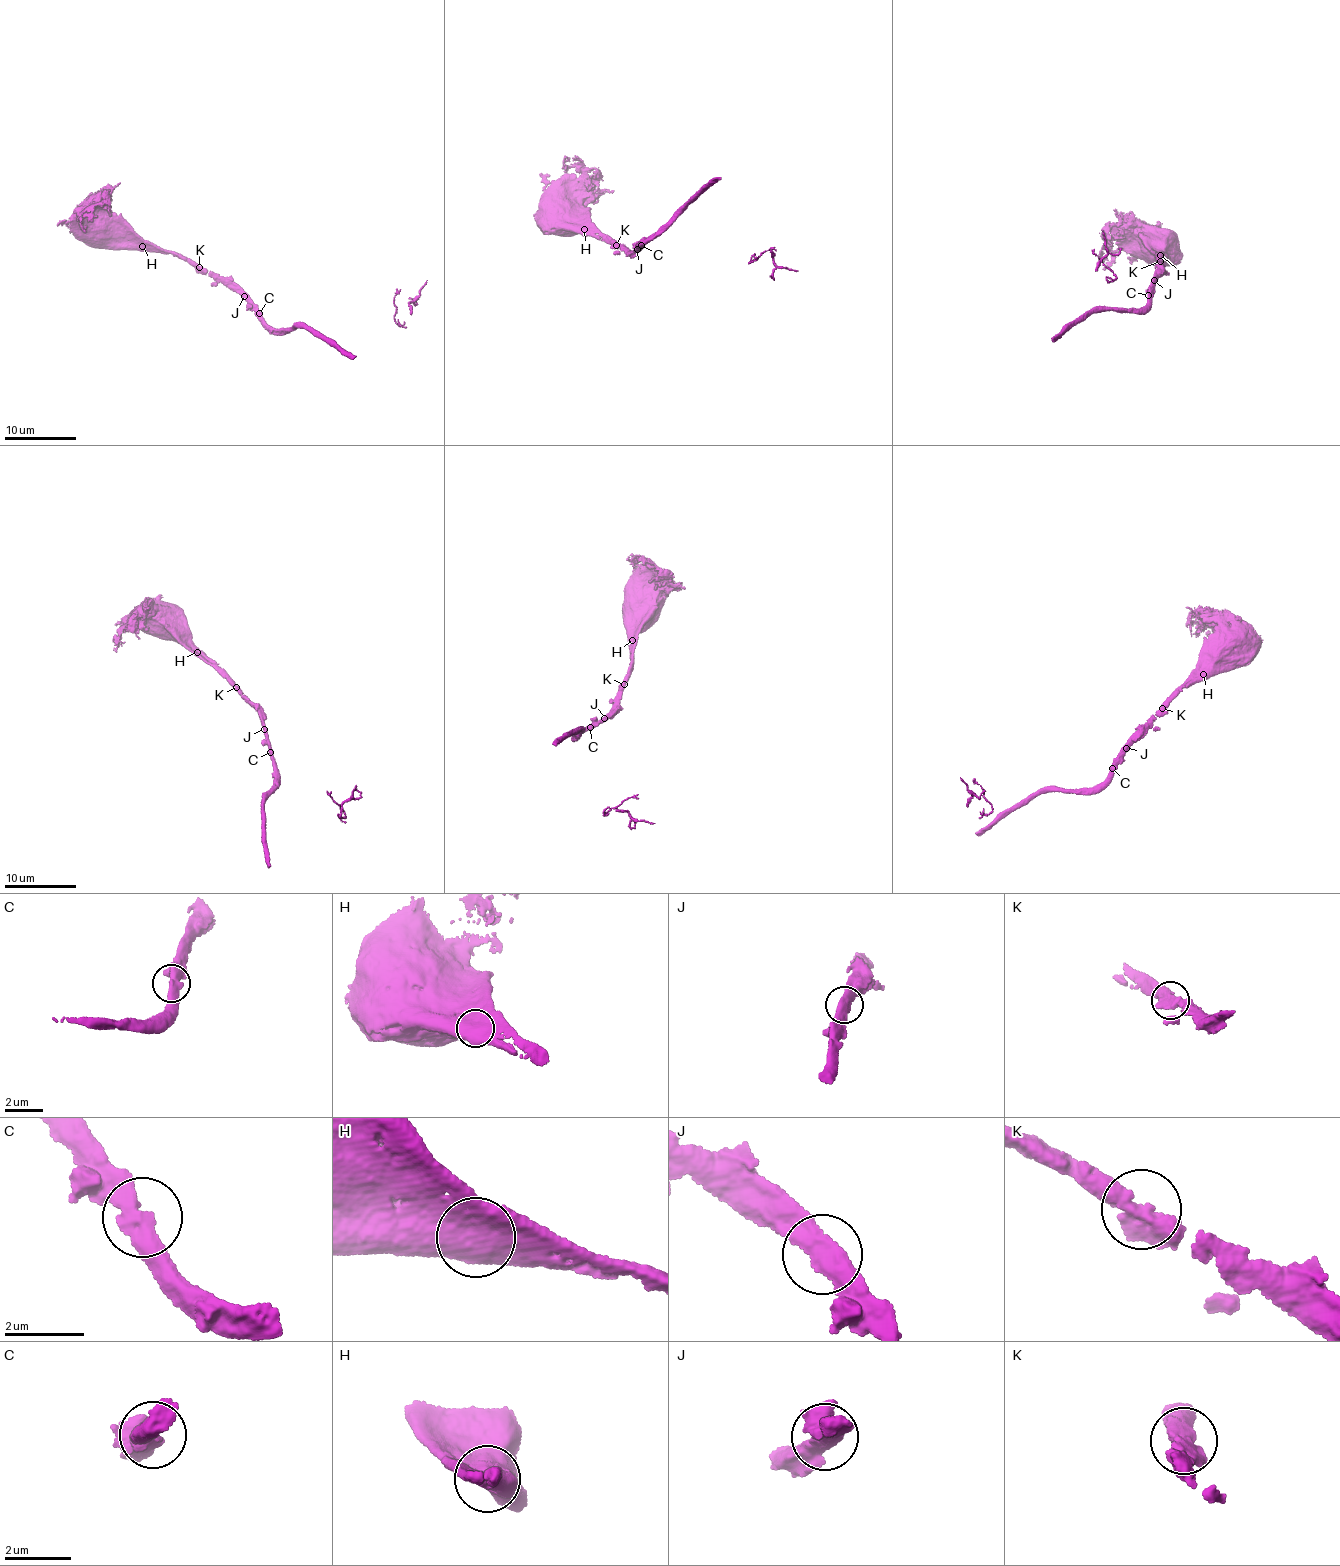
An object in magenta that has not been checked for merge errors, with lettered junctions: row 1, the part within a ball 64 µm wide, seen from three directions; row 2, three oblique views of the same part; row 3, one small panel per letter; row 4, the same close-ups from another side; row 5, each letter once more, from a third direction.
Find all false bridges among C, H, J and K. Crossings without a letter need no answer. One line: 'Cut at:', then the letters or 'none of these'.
Cut at: none of these

